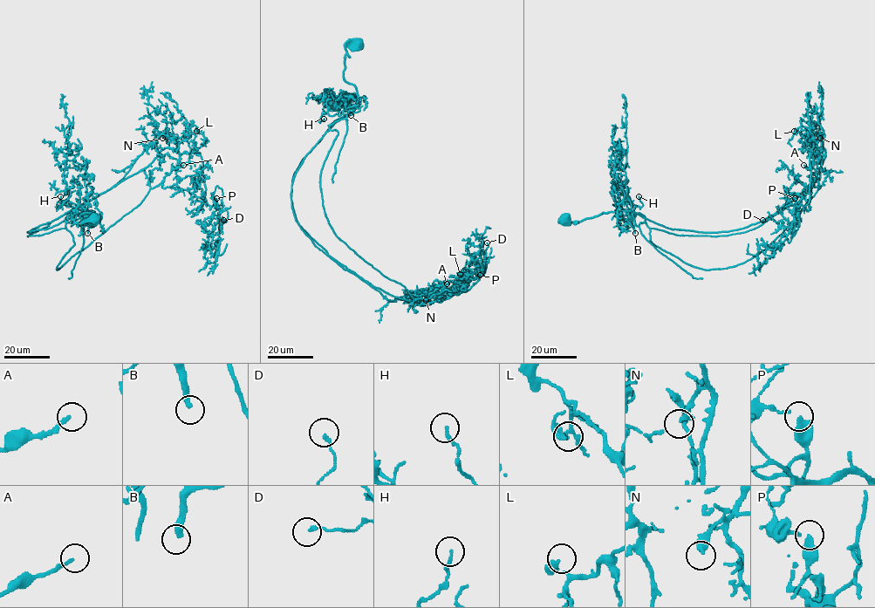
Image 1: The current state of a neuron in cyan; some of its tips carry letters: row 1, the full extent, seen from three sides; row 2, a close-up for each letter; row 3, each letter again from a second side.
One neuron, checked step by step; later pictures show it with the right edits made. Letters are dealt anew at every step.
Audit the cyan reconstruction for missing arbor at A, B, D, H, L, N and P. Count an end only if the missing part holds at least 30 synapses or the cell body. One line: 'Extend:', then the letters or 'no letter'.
Extend: A, B

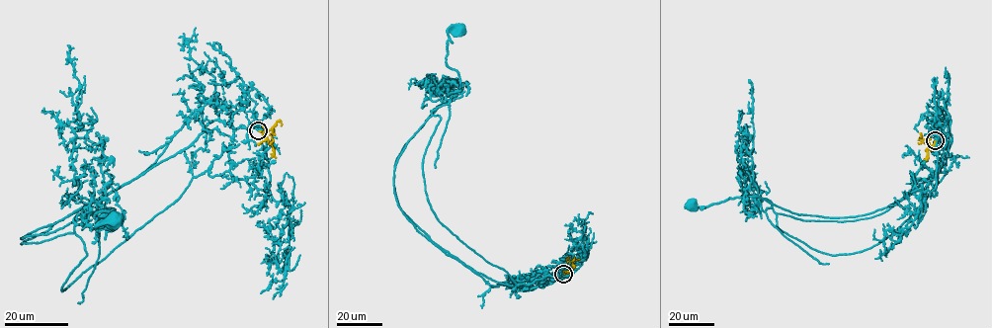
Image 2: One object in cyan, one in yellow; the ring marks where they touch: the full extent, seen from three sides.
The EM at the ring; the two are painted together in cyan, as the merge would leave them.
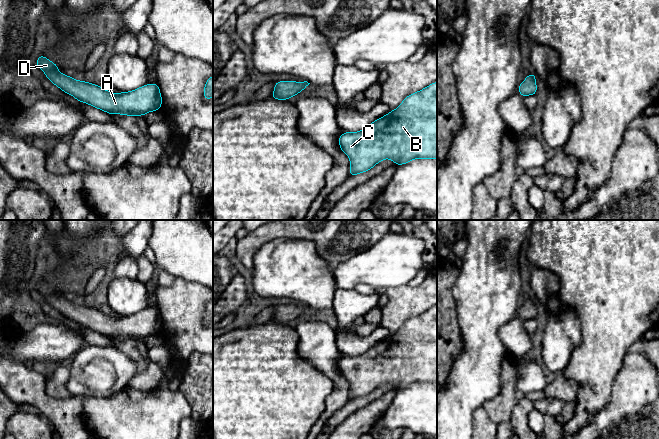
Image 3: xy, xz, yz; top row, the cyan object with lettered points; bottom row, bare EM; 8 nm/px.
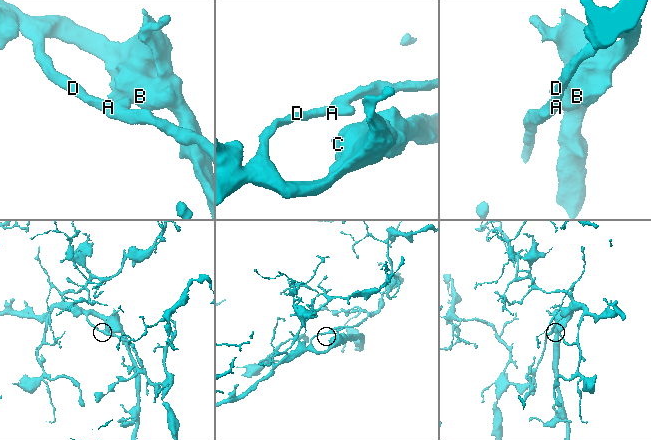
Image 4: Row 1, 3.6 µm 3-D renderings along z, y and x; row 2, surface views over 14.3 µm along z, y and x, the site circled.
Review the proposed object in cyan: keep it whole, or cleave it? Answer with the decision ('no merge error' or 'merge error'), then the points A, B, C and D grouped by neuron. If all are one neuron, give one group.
no merge error | A B C D

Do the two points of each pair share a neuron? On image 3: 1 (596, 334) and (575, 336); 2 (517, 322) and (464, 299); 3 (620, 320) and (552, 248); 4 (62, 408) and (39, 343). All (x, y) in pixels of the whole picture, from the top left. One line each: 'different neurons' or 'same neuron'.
1: different neurons
2: different neurons
3: same neuron
4: different neurons

